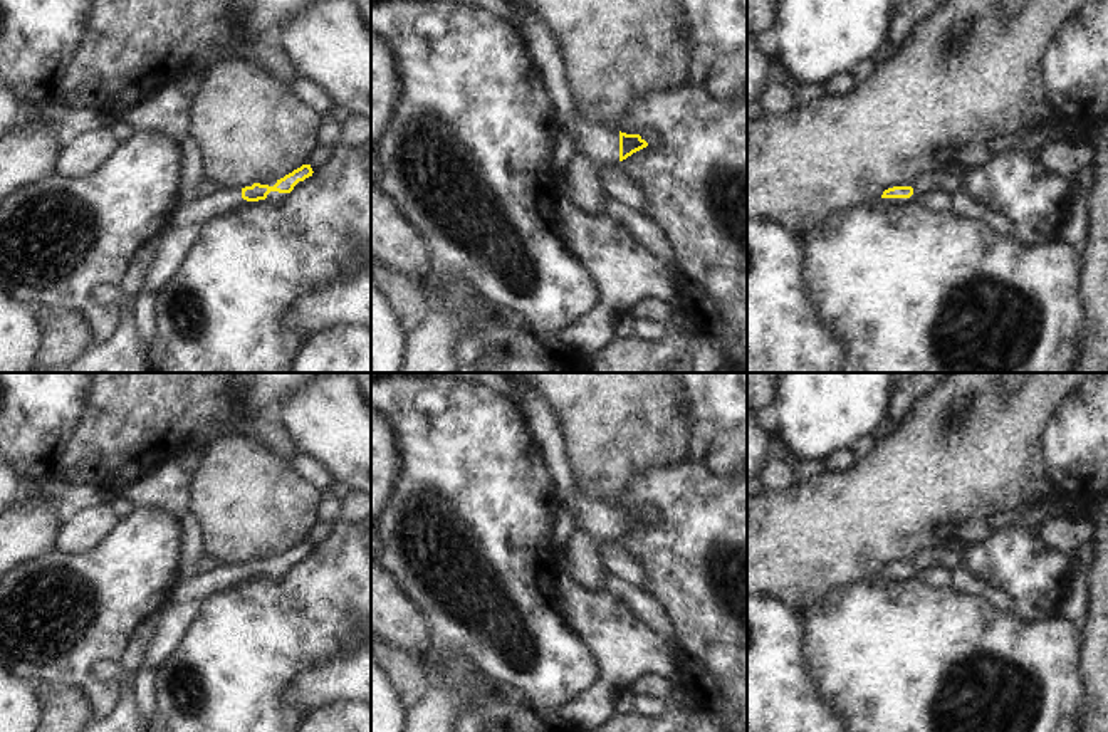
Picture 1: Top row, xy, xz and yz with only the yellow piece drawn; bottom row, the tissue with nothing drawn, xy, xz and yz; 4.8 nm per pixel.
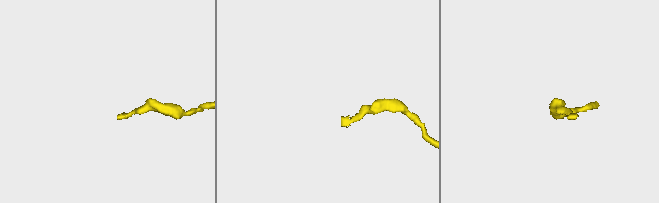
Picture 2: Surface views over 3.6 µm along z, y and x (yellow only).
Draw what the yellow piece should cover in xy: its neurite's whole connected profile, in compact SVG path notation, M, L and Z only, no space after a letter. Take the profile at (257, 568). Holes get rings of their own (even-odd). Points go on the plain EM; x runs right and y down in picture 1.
M302 541L284 554L277 556L274 562L253 559L242 566L217 566L210 573L196 573L190 579L178 579L171 591L171 603L186 603L190 599L206 599L230 586L238 584L247 578L265 576L270 567L290 569L299 557L312 552L311 541Z

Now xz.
M576 490L572 504L566 509L574 517L578 531L599 541L618 541L648 522L640 510L626 510L618 505L599 502L579 490Z

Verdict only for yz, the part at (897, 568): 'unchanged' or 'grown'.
grown

